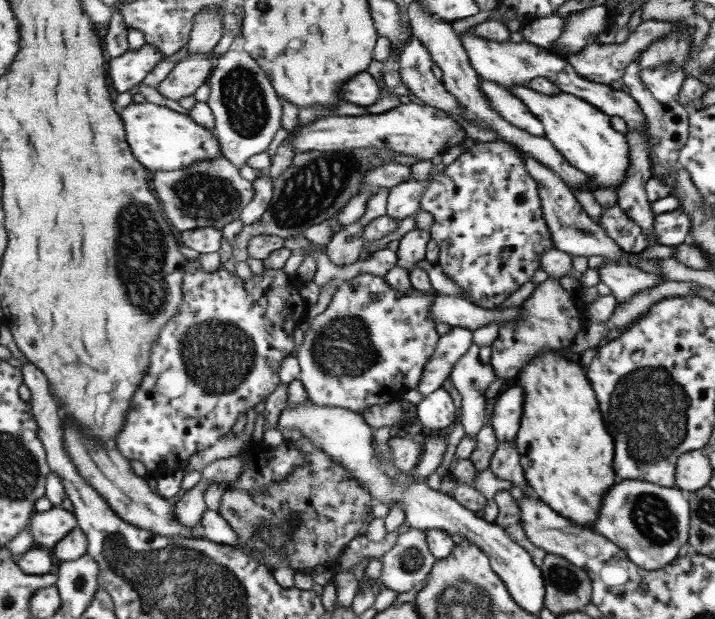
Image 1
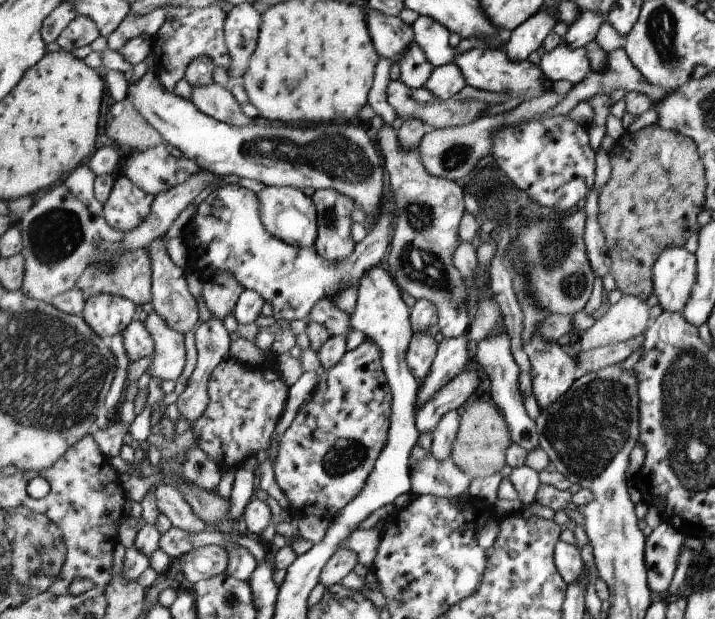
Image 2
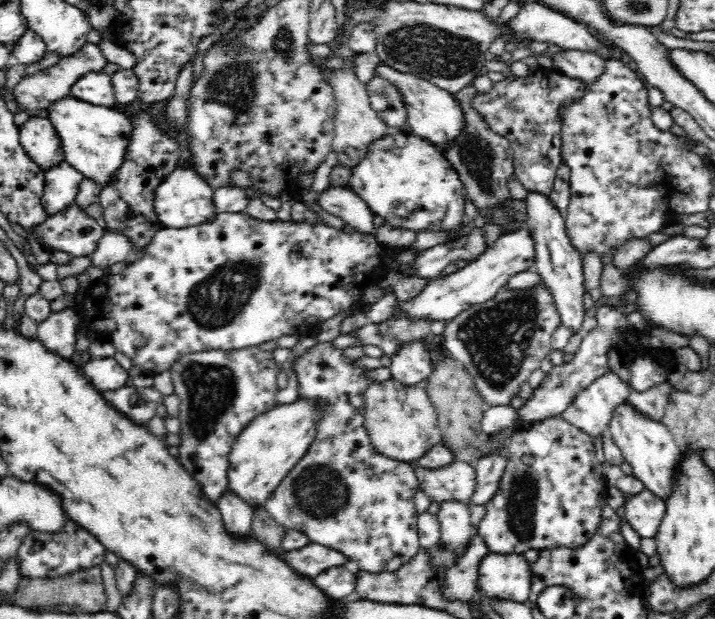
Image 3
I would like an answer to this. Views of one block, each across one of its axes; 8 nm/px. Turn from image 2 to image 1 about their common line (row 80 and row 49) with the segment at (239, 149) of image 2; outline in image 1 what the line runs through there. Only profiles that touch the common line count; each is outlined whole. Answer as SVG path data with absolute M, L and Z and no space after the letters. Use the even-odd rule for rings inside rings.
M145 42L136 51L127 51L123 56L112 57L109 75L113 79L115 92L129 92L134 86L141 84L164 56L160 48Z

